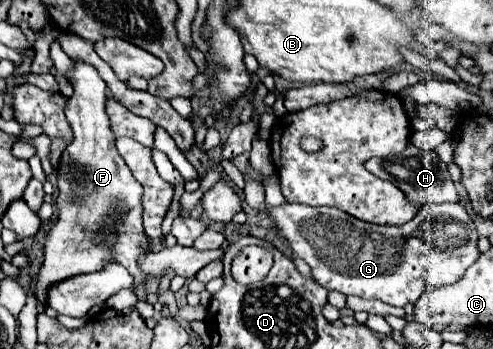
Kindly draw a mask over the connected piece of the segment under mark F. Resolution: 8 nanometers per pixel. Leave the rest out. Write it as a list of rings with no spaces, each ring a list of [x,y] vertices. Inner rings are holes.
[[[74,61],[74,69],[66,73],[74,93],[66,101],[66,119],[74,131],[74,141],[62,153],[58,167],[58,221],[46,237],[46,259],[38,271],[36,297],[46,305],[48,289],[64,279],[92,273],[102,269],[110,261],[122,263],[136,277],[134,293],[140,297],[136,309],[144,320],[151,318],[154,309],[144,303],[146,279],[138,273],[138,257],[146,251],[142,245],[148,241],[142,229],[142,185],[132,177],[124,159],[116,153],[116,137],[110,129],[106,115],[108,87],[98,71],[84,63]],[[118,241],[118,253],[114,249]]]

